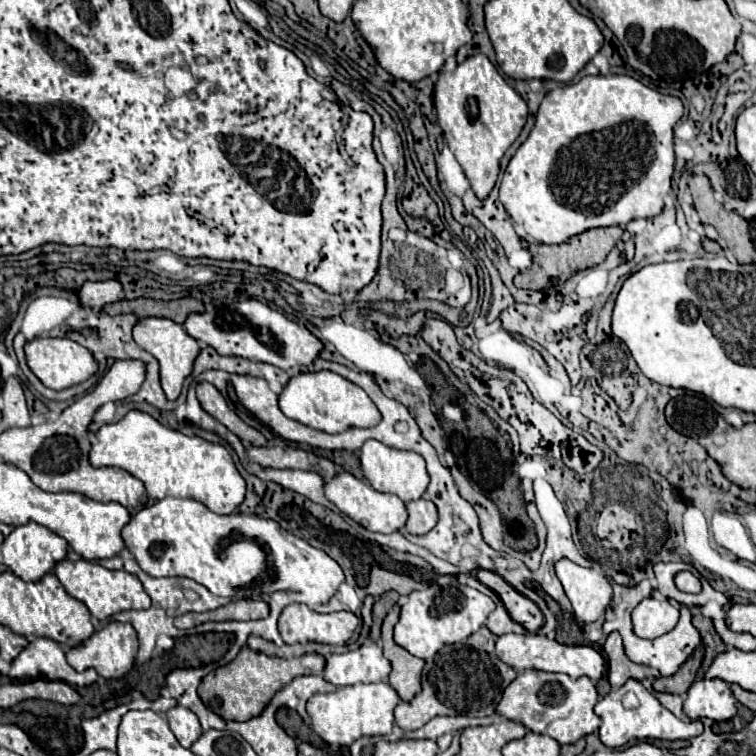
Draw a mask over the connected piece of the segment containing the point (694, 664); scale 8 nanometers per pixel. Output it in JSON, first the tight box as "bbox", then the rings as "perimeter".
{"bbox":[661,647,703,695],"perimeter":[[[697,647],[697,649],[693,651],[693,655],[677,669],[677,673],[673,673],[671,677],[661,677],[661,681],[665,683],[667,693],[685,695],[687,689],[691,687],[693,679],[695,679],[695,673],[697,673],[701,661],[703,661],[703,647]]]}

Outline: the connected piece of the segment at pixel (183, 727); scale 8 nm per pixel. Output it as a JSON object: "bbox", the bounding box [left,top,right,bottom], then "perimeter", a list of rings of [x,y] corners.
{"bbox":[165,705,203,747],"perimeter":[[[175,705],[175,707],[169,709],[165,715],[167,715],[167,723],[169,723],[173,735],[177,737],[177,741],[179,741],[183,747],[191,747],[193,741],[199,739],[199,735],[203,733],[197,715],[195,715],[193,711],[189,711],[187,707]]]}

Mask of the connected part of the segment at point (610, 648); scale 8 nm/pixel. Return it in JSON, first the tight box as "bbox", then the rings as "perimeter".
{"bbox":[603,631,659,687],"perimeter":[[[617,631],[609,633],[605,645],[603,645],[603,651],[607,655],[607,663],[609,663],[609,669],[607,669],[607,677],[609,677],[609,683],[611,687],[621,687],[625,685],[627,679],[649,679],[649,677],[657,677],[659,671],[657,669],[651,669],[651,667],[645,667],[645,665],[637,665],[633,661],[629,661],[629,657],[625,655],[625,649],[623,649],[623,643],[621,643],[621,635]]]}

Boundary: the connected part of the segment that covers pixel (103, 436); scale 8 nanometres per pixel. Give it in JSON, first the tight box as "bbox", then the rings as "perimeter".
{"bbox":[89,411,245,513],"perimeter":[[[129,411],[121,421],[103,425],[97,431],[97,443],[91,447],[89,461],[93,467],[125,469],[143,481],[151,499],[191,497],[213,513],[231,513],[245,499],[245,481],[223,445],[187,437],[143,411]]]}

